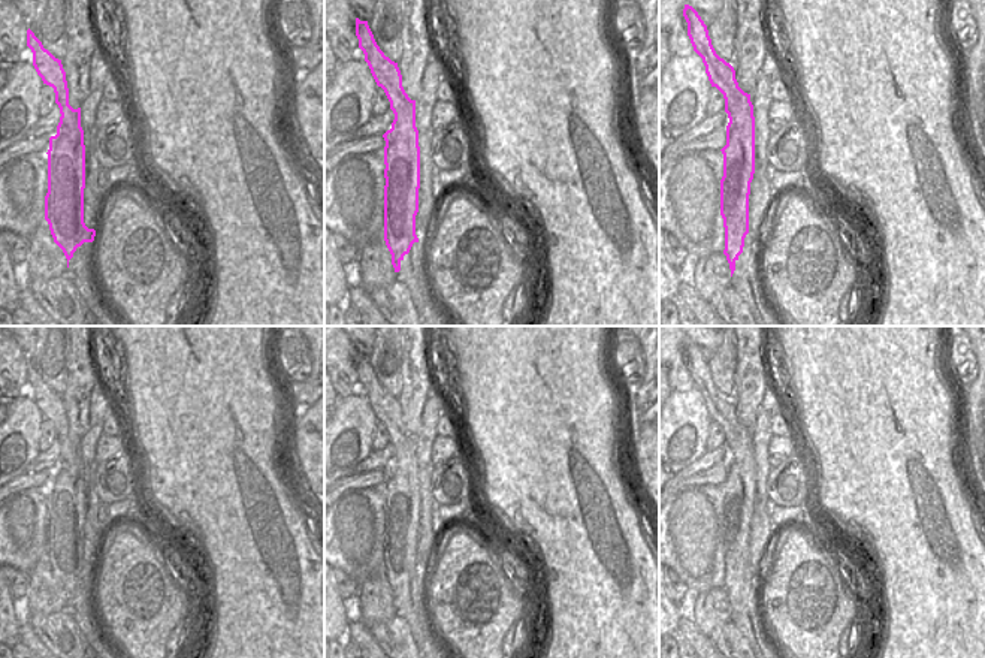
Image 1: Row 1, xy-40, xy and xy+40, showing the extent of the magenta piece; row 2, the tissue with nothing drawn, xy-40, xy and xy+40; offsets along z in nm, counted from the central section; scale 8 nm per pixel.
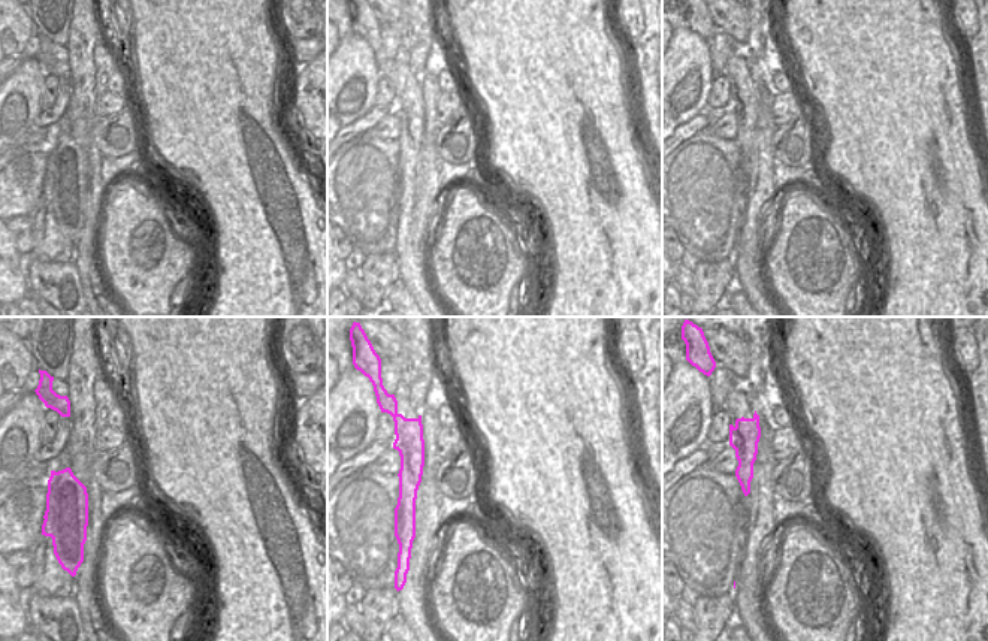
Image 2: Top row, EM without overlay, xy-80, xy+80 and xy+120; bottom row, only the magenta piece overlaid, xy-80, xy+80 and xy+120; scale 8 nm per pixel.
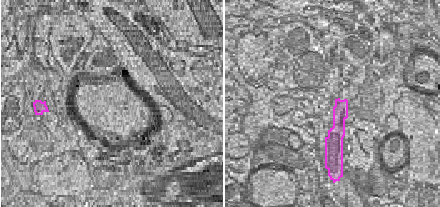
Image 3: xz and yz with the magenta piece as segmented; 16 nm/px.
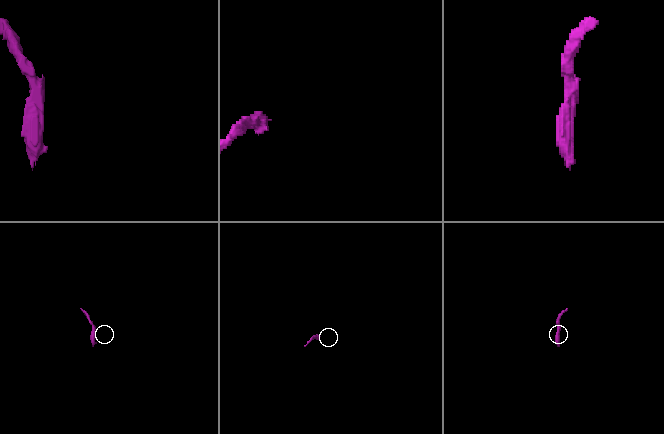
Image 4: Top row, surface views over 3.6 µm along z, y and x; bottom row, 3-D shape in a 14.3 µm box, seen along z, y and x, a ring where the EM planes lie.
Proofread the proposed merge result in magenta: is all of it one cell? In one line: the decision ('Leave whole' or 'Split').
Split

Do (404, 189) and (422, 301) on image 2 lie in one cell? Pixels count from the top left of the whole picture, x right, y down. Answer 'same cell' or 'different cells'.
different cells

